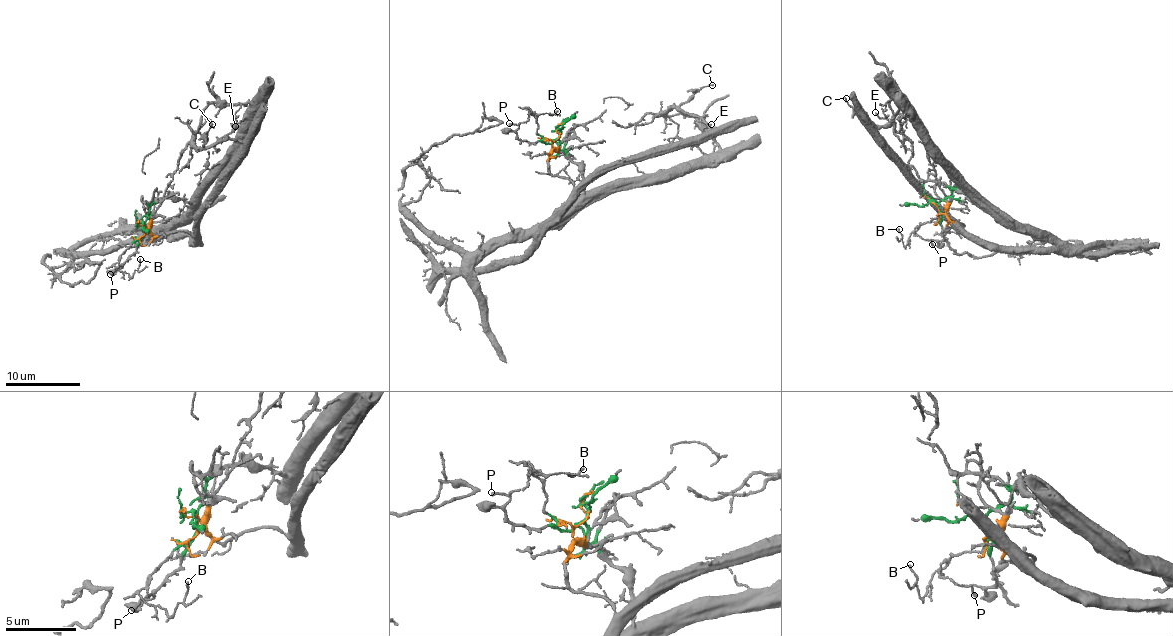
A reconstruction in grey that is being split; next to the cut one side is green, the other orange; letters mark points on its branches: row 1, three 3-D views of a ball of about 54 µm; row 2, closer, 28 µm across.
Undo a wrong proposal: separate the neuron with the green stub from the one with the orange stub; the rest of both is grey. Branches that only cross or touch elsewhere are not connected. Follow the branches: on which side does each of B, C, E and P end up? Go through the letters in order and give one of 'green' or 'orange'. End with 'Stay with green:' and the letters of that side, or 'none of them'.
B: green
C: orange
E: green
P: green
Stay with green: B, E, P

